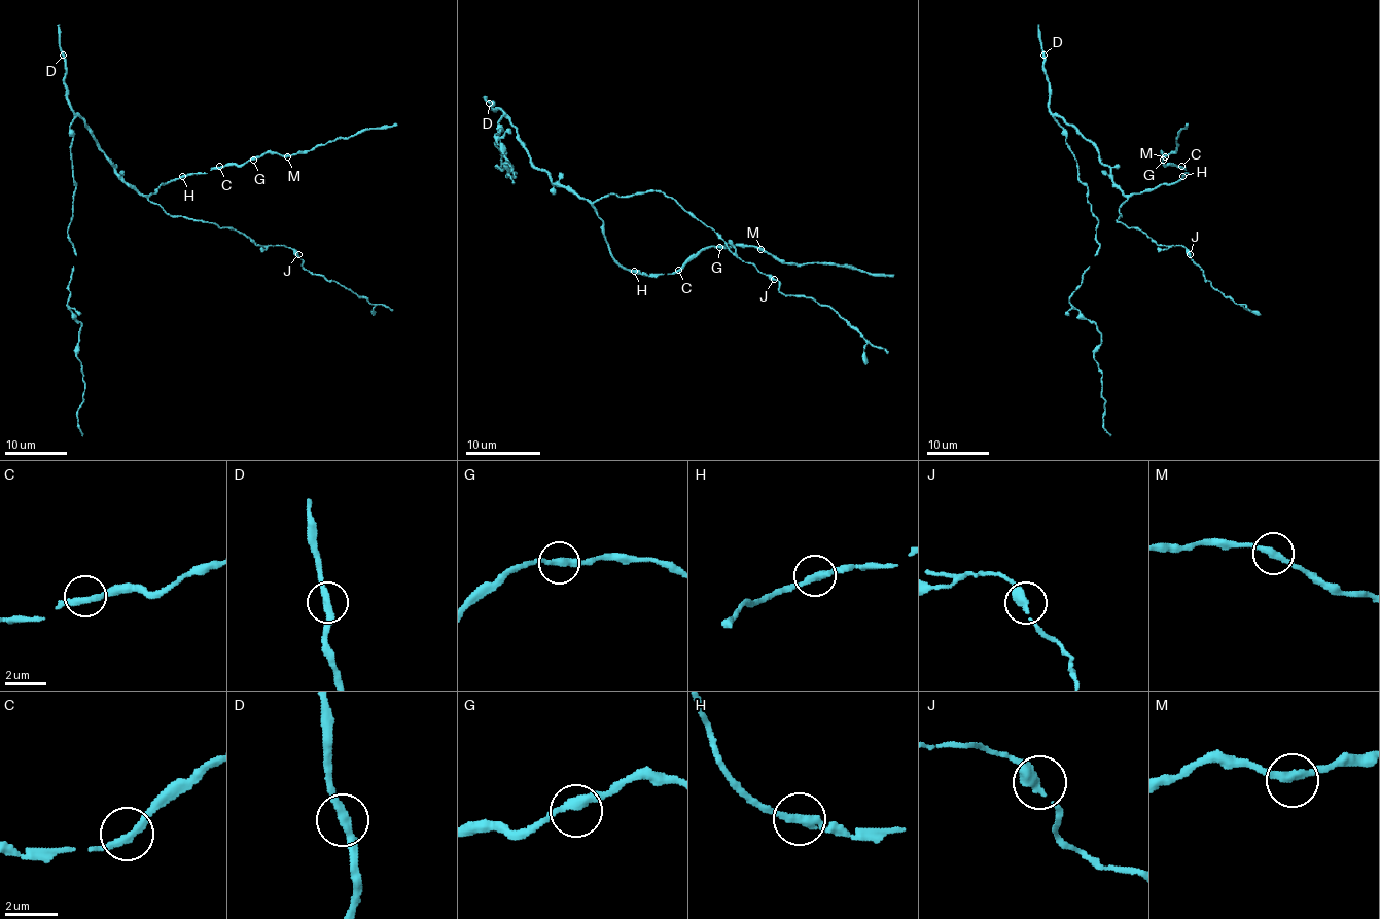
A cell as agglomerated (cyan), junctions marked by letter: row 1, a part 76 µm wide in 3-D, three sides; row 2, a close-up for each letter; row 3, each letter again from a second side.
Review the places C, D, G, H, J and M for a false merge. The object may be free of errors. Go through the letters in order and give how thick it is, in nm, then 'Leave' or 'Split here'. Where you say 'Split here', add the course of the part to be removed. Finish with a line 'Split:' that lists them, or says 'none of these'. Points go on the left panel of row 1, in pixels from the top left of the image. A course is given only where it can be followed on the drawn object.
C: Thickness 320 nm. Leave
D: Thickness 300 nm. Leave
G: Thickness 320 nm. Leave
H: Thickness 320 nm. Split here. Course of the part to remove: (182, 175), (207, 172)
J: Thickness 340 nm. Leave
M: Thickness 300 nm. Leave
Split: H

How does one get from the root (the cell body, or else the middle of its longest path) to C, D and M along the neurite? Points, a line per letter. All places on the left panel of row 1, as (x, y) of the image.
C: (95, 138), (115, 171), (141, 195), (153, 195), (162, 185), (191, 174), (204, 174), (219, 166)
D: (95, 138), (72, 109), (66, 95), (63, 55)
M: (95, 138), (115, 171), (141, 195), (153, 195), (162, 185), (177, 179), (241, 165), (267, 152), (287, 156)

